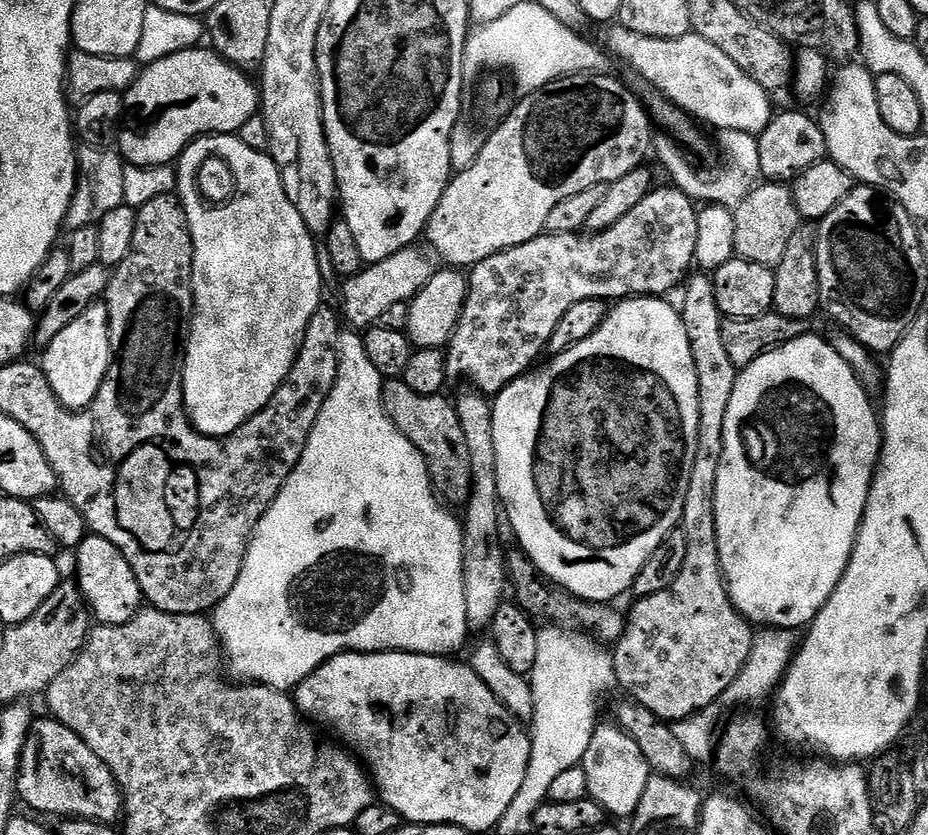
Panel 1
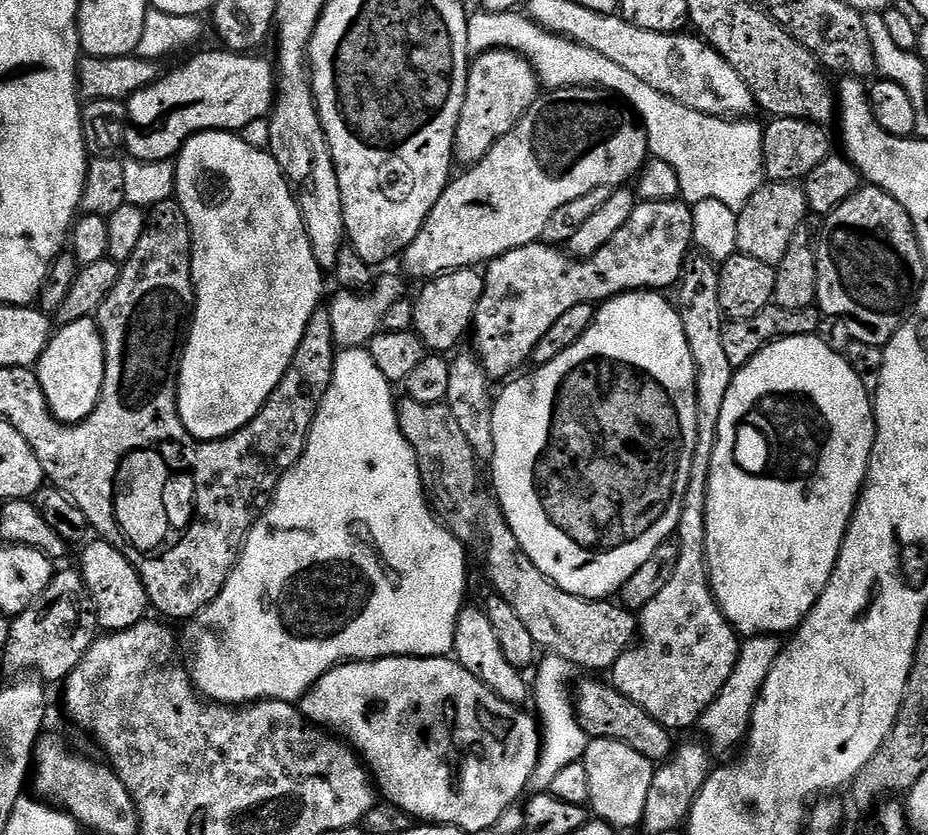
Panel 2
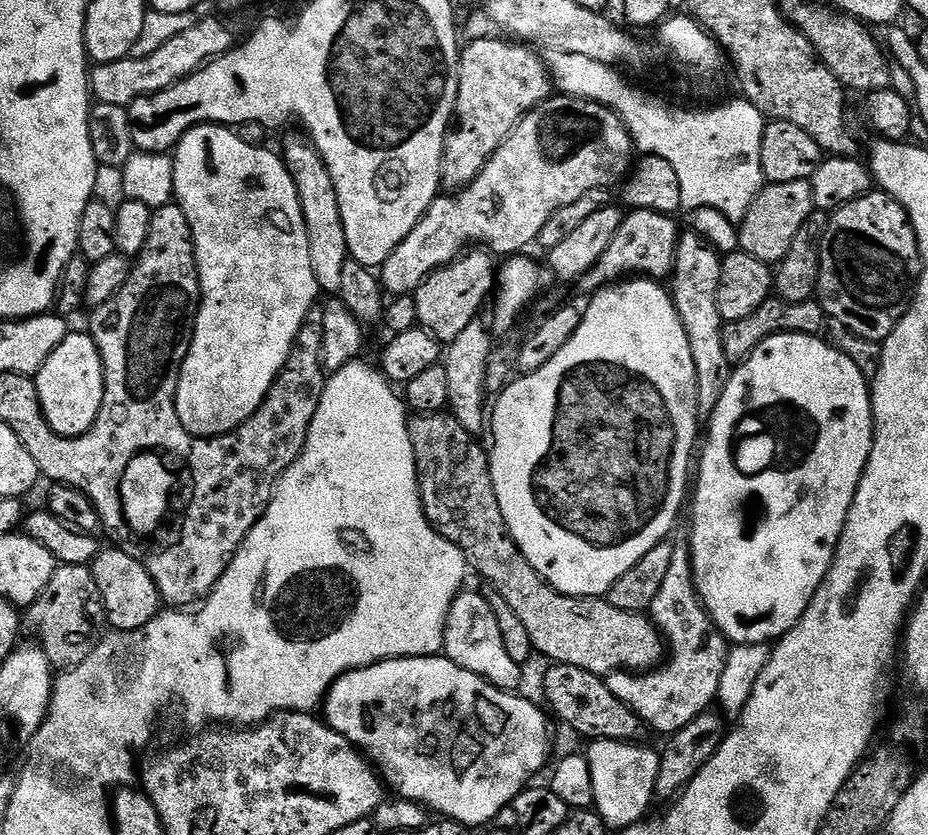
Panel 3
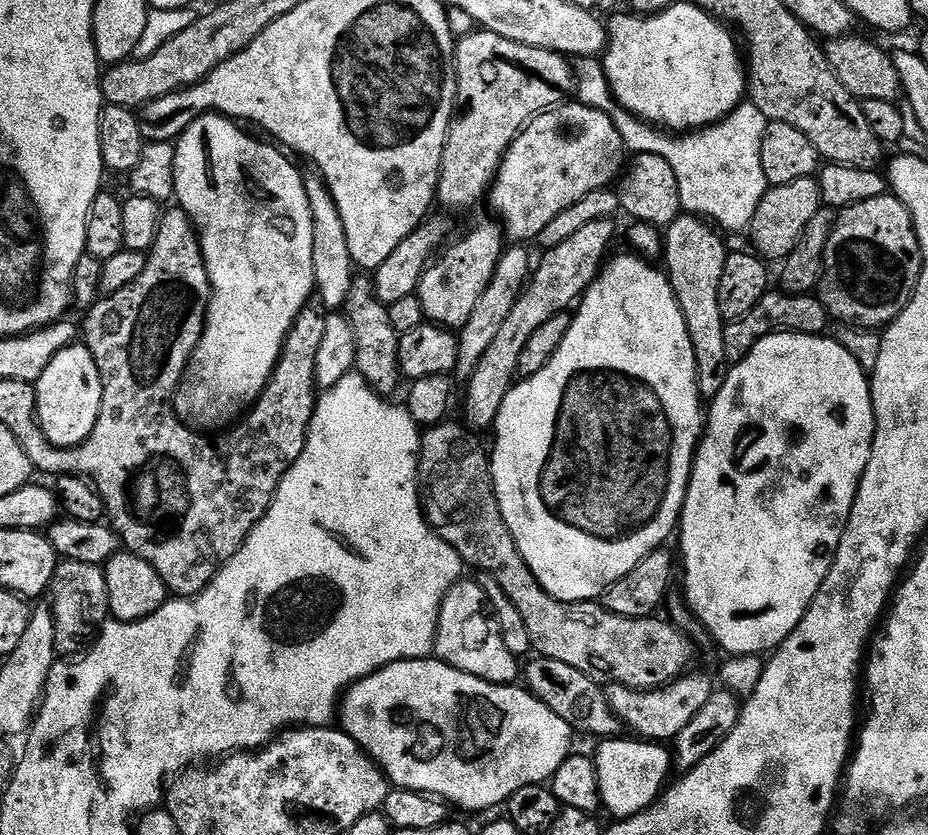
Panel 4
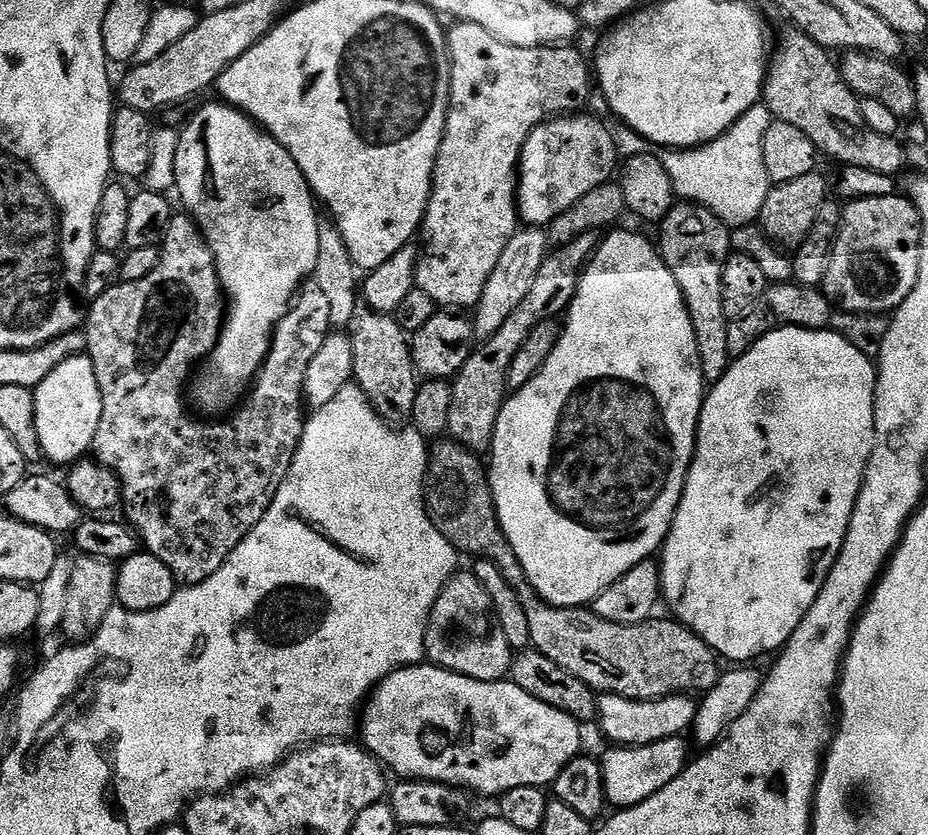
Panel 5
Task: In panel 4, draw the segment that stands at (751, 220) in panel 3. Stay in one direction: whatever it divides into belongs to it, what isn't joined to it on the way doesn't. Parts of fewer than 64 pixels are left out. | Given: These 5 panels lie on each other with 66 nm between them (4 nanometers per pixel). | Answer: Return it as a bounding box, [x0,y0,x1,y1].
[750,176,821,262]

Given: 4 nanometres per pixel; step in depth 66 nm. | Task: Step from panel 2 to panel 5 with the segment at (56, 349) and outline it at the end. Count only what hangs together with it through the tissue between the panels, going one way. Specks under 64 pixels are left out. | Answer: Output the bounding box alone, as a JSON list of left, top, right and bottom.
[34,355,104,466]

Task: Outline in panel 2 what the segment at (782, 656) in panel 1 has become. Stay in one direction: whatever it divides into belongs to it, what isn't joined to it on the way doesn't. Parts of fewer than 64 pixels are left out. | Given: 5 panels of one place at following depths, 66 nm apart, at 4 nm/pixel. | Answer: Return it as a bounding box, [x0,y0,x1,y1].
[698,635,782,756]

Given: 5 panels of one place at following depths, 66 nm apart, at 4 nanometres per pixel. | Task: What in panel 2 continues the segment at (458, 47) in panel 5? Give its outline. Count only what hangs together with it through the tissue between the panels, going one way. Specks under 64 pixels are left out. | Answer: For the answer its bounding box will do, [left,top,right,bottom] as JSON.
[412,50,538,354]

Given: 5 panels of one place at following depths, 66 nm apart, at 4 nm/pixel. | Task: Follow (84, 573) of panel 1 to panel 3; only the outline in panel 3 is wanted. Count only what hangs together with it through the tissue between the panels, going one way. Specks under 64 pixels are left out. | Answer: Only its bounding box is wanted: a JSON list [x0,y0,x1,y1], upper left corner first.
[92,546,162,633]

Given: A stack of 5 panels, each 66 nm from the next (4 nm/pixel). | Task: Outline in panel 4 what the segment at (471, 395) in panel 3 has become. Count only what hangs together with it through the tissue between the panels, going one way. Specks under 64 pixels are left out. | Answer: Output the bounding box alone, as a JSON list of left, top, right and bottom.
[455,247,534,382]

